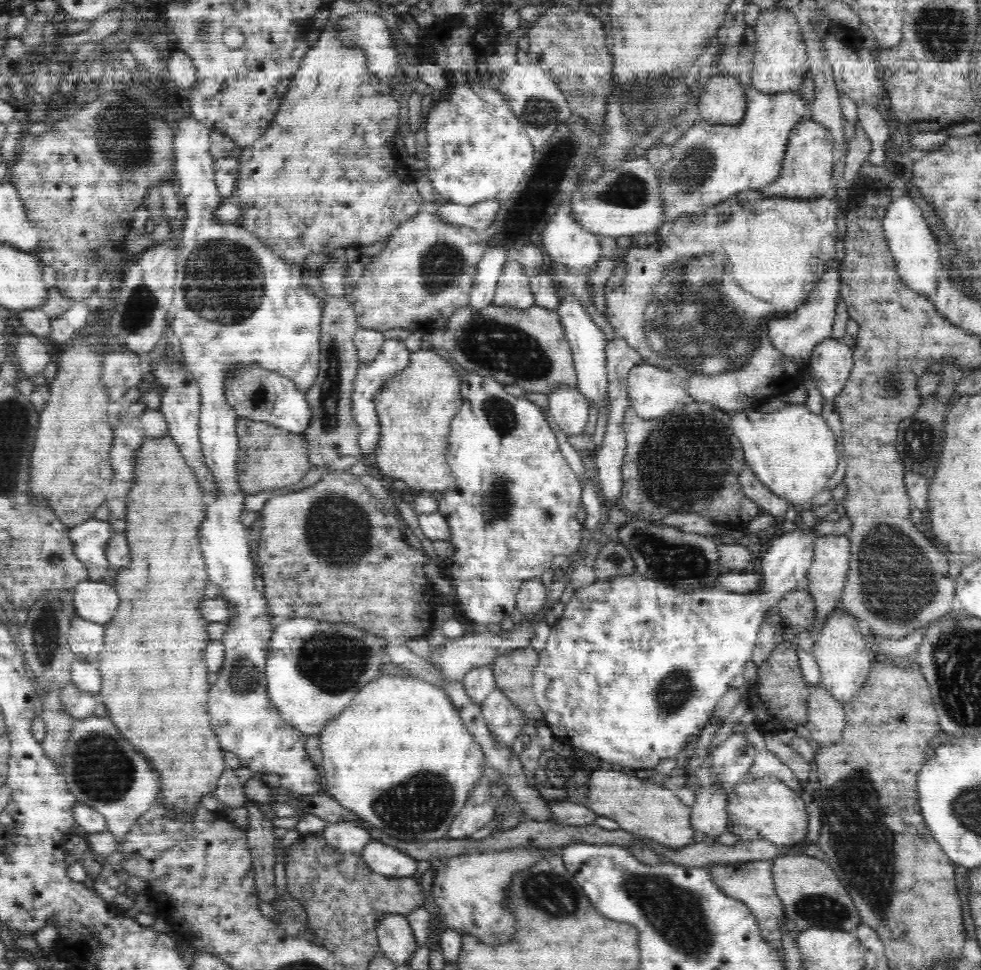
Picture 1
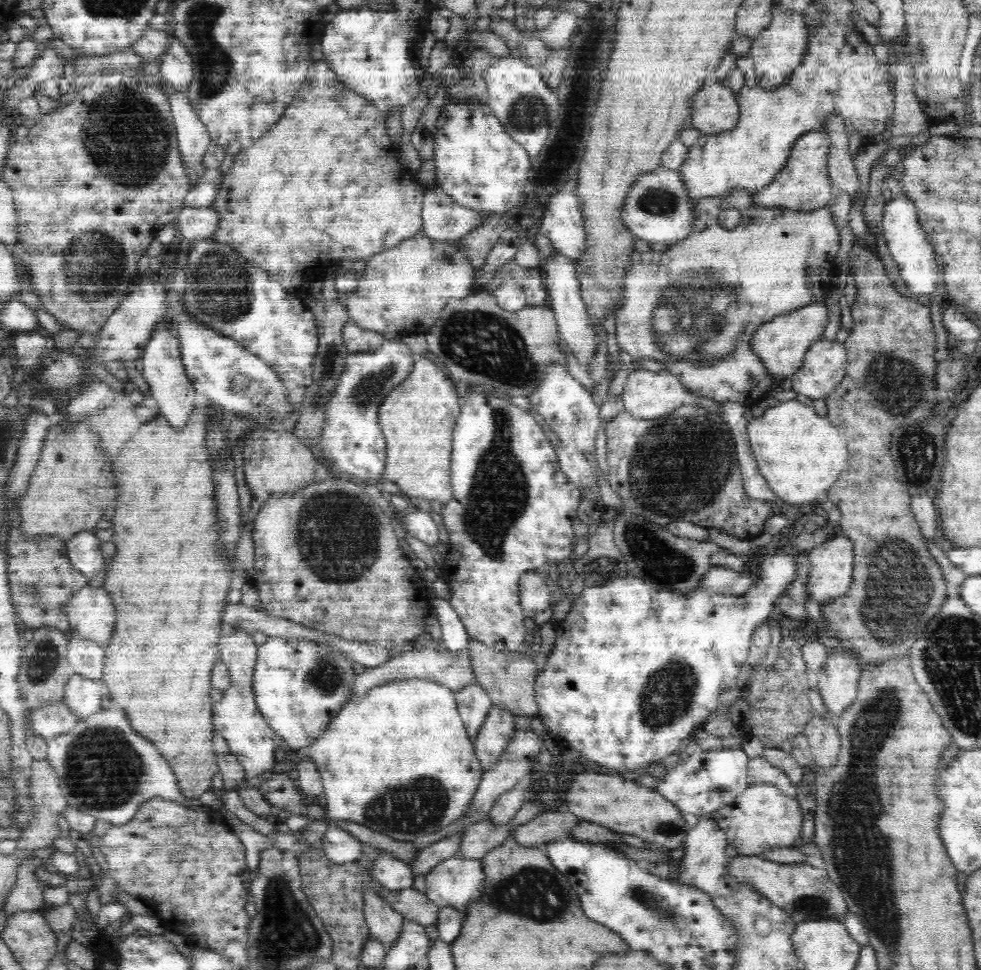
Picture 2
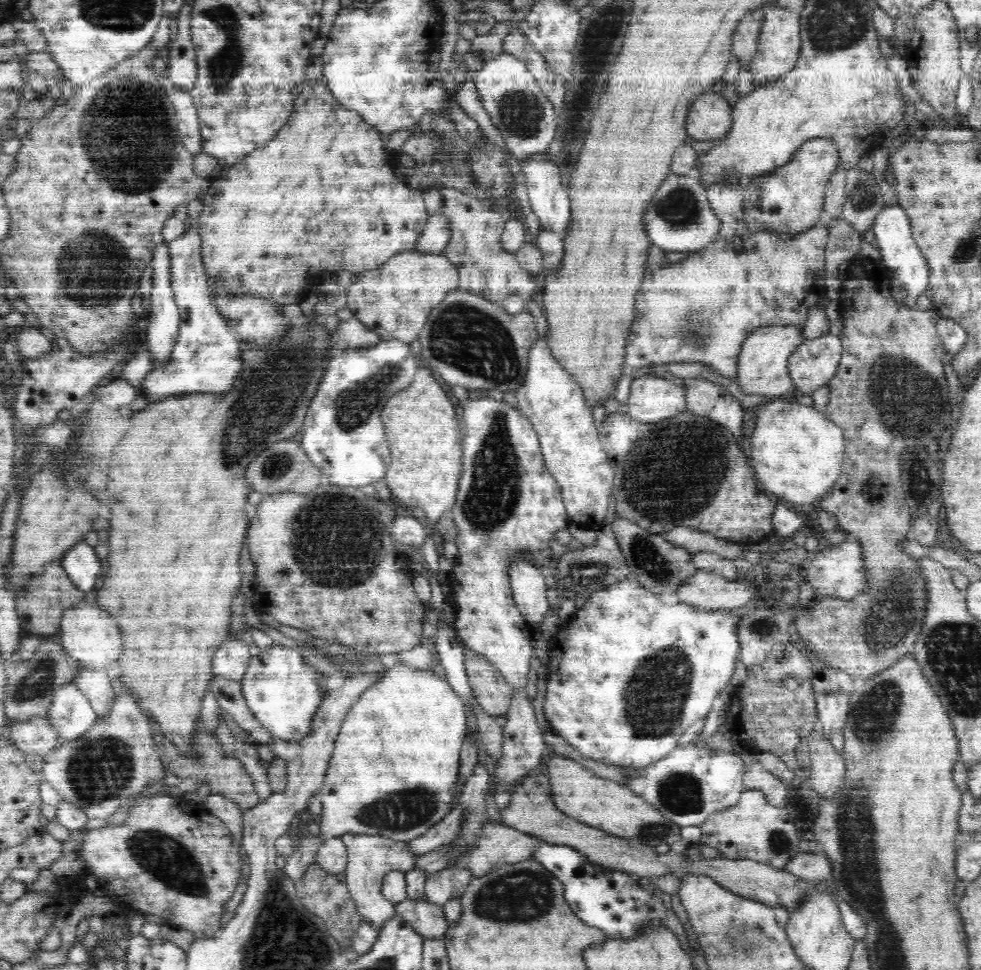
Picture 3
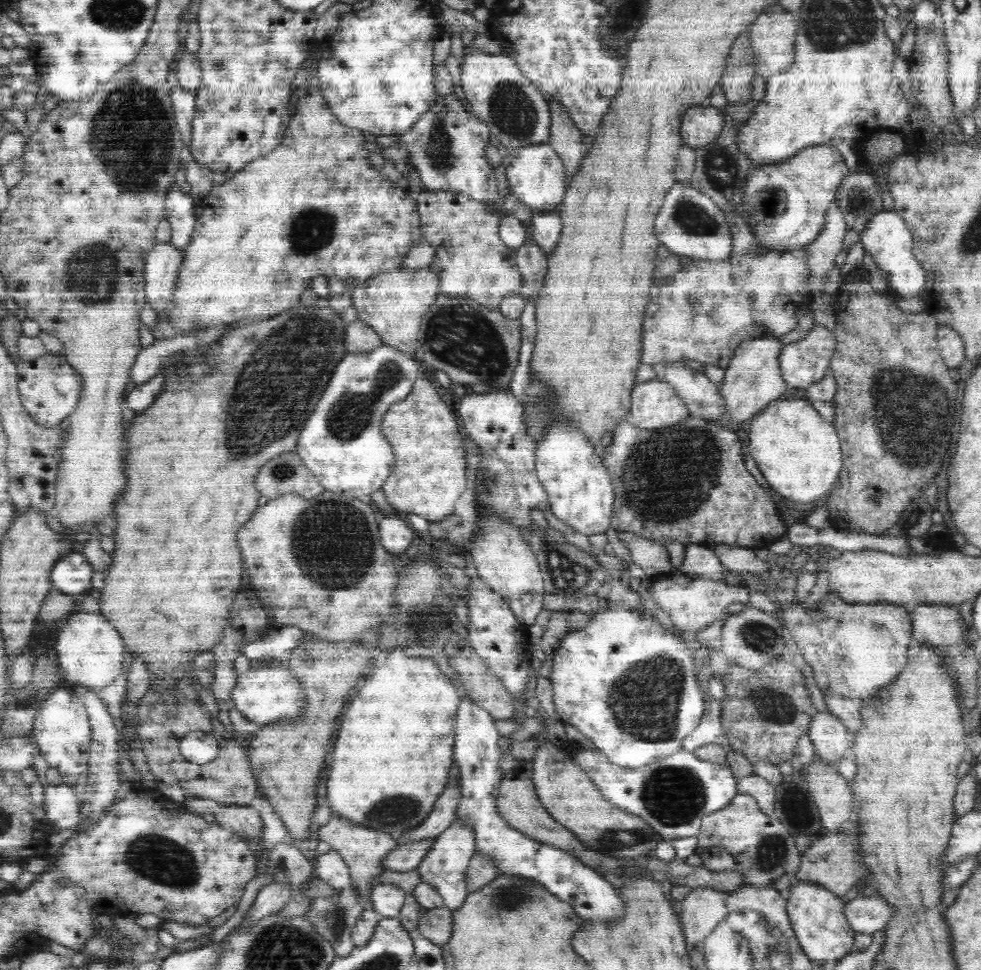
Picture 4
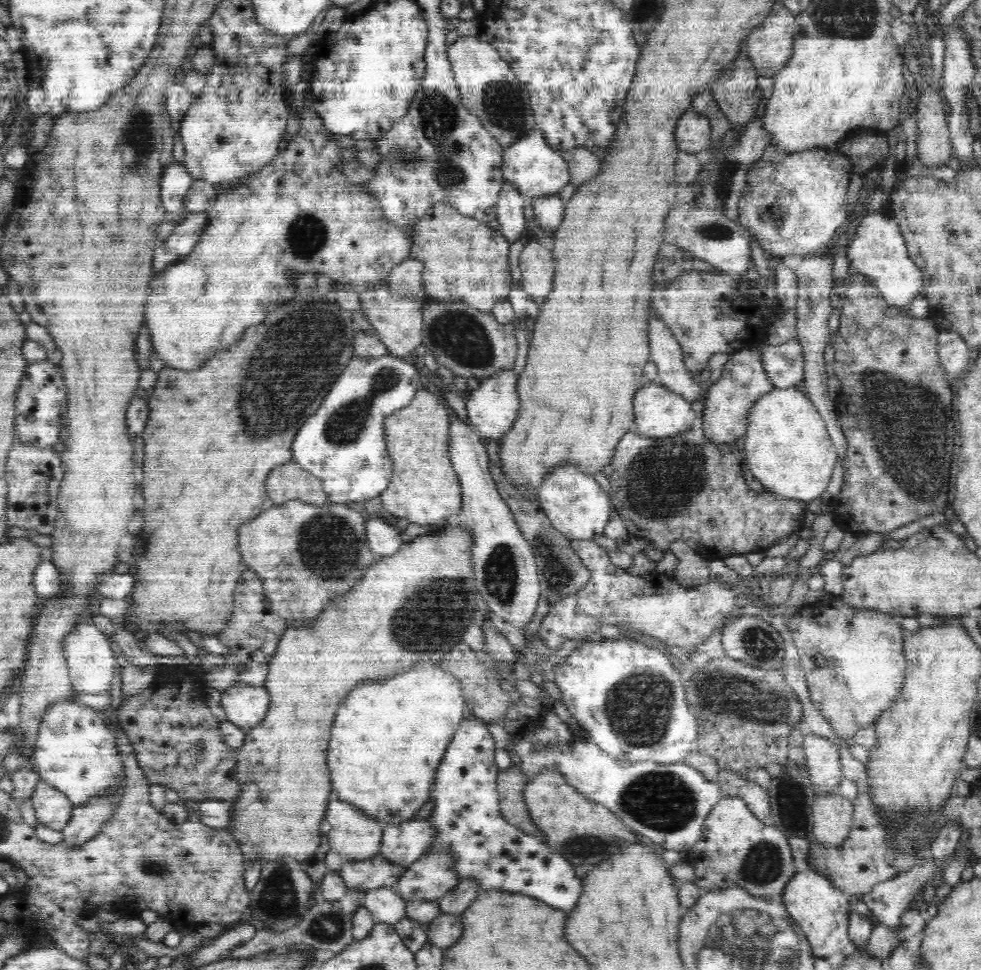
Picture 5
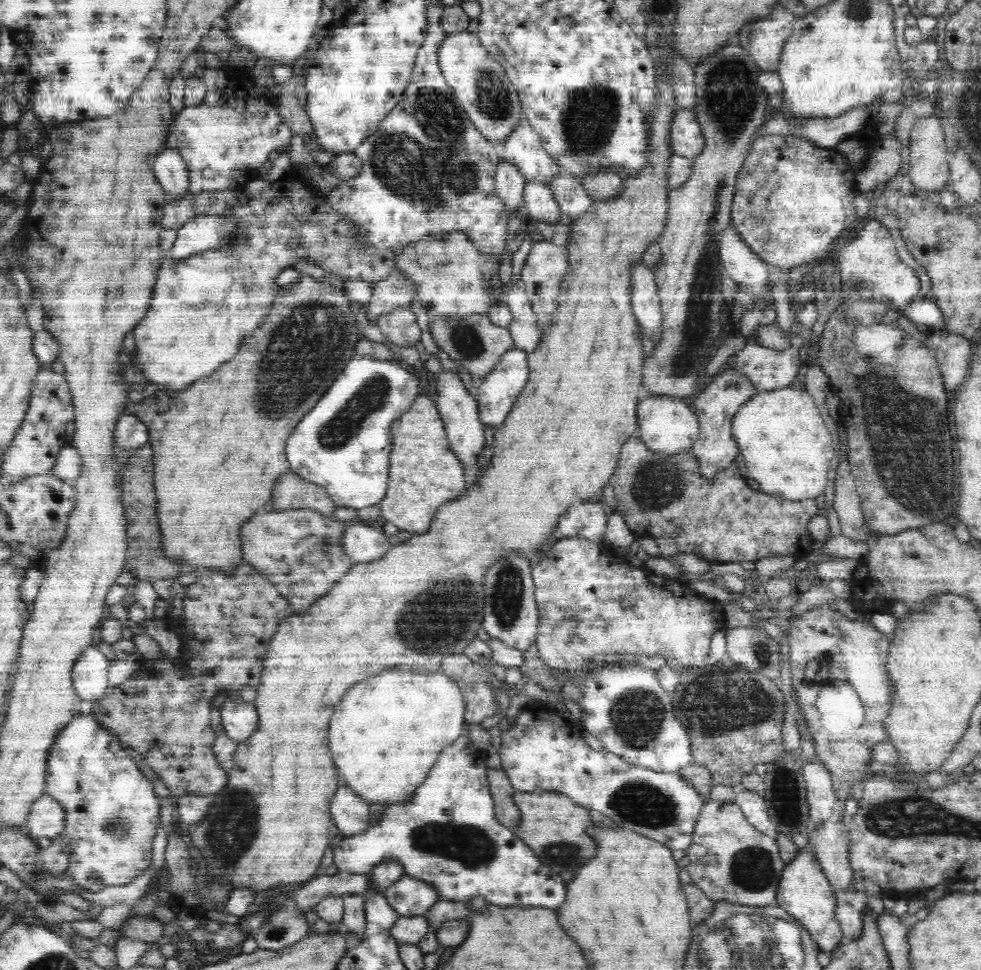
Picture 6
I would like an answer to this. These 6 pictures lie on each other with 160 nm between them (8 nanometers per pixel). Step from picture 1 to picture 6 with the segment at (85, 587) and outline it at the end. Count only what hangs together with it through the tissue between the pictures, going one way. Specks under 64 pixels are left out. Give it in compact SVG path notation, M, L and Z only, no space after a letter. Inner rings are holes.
M96 643L86 646L75 659L71 677L76 694L82 700L96 700L104 696L109 688L110 661L100 652Z

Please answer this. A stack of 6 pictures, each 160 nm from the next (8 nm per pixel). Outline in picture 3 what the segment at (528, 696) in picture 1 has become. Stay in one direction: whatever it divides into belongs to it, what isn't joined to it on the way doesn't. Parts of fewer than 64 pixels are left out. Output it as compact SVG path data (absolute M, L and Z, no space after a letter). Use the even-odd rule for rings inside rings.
M468 647L464 649L465 671L477 703L492 717L505 715L513 695L513 688L500 671L482 654Z

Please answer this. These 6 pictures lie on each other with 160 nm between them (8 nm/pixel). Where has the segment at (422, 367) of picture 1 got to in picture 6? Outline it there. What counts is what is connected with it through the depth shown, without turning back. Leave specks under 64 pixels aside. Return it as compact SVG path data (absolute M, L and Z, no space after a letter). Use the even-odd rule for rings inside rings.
M420 395L391 426L392 454L384 498L379 502L381 516L399 530L424 534L430 528L438 506L454 500L466 490L462 462L454 458L435 400Z

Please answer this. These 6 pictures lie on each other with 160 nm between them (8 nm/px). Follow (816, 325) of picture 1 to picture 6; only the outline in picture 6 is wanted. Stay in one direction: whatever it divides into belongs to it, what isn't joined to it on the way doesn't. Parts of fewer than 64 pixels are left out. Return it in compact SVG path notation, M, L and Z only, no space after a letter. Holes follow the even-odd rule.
M730 368L719 372L695 399L694 414L699 422L699 434L691 450L698 459L698 467L701 468L702 476L705 478L714 478L720 471L726 470L735 462L739 446L736 438L733 438L732 420L738 409L756 394L758 393L754 389L754 384L745 376L738 375L738 371L734 371L734 368Z

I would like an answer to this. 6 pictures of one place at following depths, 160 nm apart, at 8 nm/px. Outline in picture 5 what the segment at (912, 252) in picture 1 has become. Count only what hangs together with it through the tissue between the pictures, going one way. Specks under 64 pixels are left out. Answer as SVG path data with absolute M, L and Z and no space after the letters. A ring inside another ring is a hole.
M876 211L876 214L865 216L856 229L854 239L848 242L846 256L854 272L872 280L881 297L890 306L908 306L914 298L922 295L923 272L910 258L905 238L892 214Z

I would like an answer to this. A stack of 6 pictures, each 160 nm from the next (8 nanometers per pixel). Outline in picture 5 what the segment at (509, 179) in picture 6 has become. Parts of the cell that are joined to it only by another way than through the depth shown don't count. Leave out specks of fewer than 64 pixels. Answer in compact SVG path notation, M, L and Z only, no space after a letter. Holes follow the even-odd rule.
M503 182L501 193L497 200L497 221L499 231L512 243L517 239L522 239L523 230L528 224L524 210L530 208L530 199L522 197L514 185Z

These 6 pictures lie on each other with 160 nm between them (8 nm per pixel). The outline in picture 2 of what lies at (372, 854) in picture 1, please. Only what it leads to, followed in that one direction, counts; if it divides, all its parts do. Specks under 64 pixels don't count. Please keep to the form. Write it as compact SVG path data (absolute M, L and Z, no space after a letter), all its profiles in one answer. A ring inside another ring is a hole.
M380 851L371 867L373 878L386 890L406 890L414 883L414 873L408 863Z

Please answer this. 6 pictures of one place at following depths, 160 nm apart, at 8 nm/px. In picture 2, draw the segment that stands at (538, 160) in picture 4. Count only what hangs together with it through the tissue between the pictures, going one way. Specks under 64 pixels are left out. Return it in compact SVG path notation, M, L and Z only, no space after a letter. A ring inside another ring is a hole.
M572 191L553 194L540 219L540 232L548 237L556 252L578 262L585 252L585 226L580 216L579 197Z

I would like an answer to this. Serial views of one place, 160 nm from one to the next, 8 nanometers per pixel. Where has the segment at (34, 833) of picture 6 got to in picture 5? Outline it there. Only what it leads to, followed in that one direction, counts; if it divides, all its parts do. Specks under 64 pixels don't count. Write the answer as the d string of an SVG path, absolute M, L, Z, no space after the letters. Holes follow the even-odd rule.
M43 780L36 784L30 804L36 811L38 823L53 831L62 831L69 824L74 810L74 804L61 790Z

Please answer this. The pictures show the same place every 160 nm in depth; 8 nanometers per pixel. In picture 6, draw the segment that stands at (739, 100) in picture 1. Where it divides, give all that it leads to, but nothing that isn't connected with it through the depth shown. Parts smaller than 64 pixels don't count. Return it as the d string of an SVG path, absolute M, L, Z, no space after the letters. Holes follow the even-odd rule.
M678 108L670 128L670 146L675 155L686 158L700 154L705 140L693 109Z

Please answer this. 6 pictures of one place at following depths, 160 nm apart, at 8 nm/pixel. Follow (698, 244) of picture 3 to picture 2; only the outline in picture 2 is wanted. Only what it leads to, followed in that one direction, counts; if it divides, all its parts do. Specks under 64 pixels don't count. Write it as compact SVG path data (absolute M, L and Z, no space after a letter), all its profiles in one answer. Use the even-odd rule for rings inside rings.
M666 167L647 171L638 176L638 182L630 186L630 194L624 200L624 222L632 236L654 244L678 244L694 230L694 206L687 196L679 171Z

